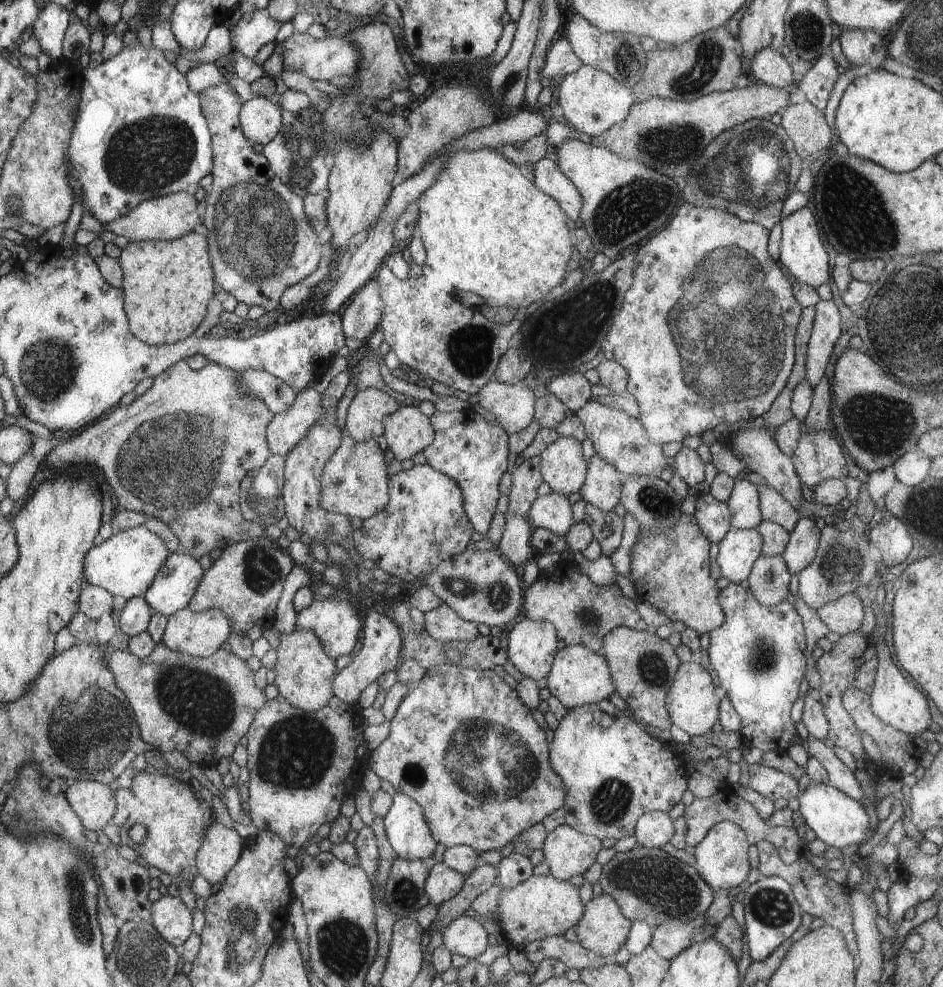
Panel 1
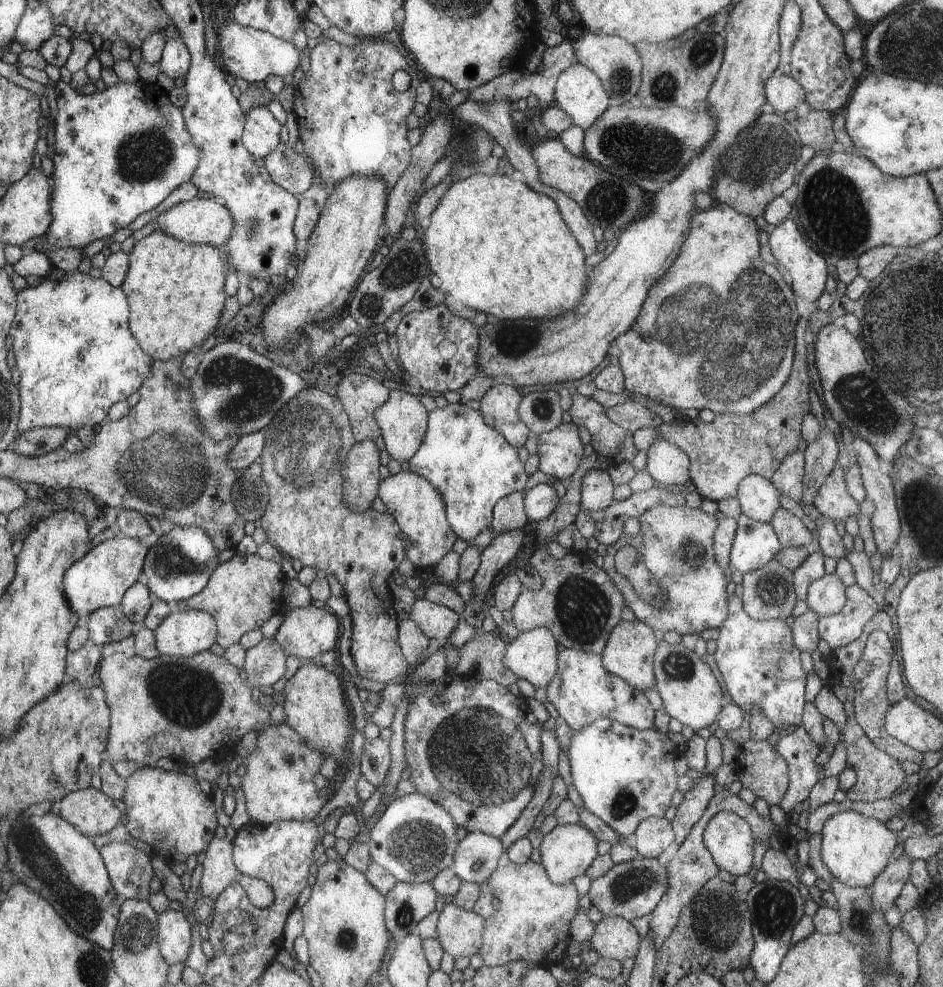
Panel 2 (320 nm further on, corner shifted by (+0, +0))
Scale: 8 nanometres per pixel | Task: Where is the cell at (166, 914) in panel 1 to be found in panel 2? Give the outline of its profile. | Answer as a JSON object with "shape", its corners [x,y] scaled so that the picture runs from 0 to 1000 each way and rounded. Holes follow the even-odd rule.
{"shape":[[[180,921],[170,927],[169,950],[170,964],[179,981],[183,977],[197,975],[205,950],[195,923]]]}

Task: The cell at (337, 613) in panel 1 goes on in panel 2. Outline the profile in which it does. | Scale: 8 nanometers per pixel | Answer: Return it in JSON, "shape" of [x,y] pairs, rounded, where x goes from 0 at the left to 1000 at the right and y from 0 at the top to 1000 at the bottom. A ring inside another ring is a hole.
{"shape":[[[333,613],[302,618],[302,628],[295,636],[292,646],[303,665],[312,664],[324,671],[331,671],[337,668],[341,661],[356,657],[358,628],[350,620],[346,620],[346,617]]]}

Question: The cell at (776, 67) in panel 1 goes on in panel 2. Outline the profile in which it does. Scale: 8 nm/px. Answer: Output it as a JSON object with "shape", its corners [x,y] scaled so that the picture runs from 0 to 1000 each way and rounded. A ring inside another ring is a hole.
{"shape":[[[826,73],[812,82],[812,99],[823,114],[831,116],[843,111],[847,103],[855,102],[855,94],[845,80]]]}

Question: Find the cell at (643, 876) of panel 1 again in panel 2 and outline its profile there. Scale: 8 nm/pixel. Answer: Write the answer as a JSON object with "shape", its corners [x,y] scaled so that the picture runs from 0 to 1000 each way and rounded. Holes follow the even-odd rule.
{"shape":[[[677,869],[657,874],[649,881],[643,882],[638,890],[628,891],[622,905],[627,916],[632,918],[641,929],[660,929],[665,933],[688,927],[700,916],[708,904],[709,883],[707,877],[698,870]]]}

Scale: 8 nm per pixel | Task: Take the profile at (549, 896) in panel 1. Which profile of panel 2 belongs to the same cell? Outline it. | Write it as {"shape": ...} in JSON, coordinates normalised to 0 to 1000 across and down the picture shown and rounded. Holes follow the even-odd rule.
{"shape":[[[565,872],[556,875],[540,874],[526,880],[517,892],[509,897],[509,908],[501,922],[515,931],[515,954],[508,963],[510,977],[516,980],[534,979],[537,976],[555,973],[564,979],[583,980],[596,977],[603,965],[600,963],[604,954],[604,934],[613,924],[613,906],[608,895],[587,895],[578,878]]]}

